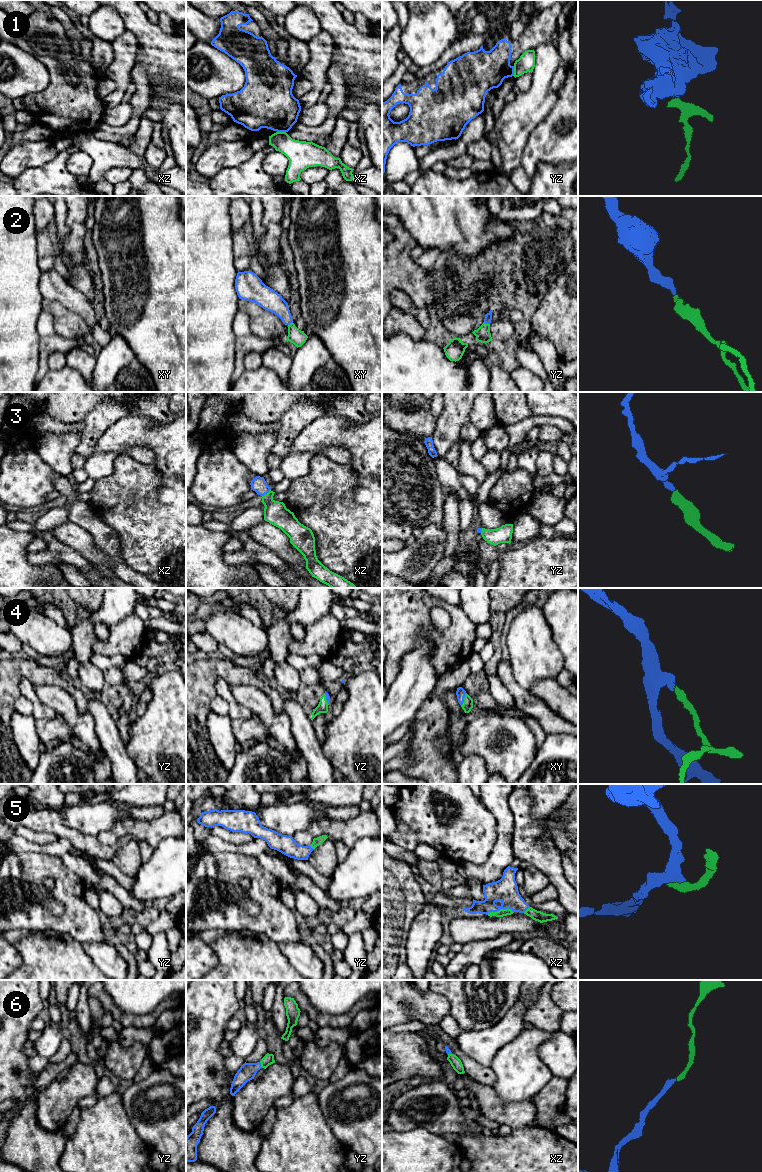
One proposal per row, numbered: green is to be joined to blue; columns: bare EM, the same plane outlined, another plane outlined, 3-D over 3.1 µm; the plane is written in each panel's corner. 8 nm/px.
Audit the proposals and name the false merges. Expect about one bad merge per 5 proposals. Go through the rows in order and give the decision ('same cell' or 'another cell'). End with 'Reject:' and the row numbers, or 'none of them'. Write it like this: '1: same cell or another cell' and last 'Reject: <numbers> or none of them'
1: another cell
2: same cell
3: same cell
4: same cell
5: same cell
6: same cell
Reject: 1

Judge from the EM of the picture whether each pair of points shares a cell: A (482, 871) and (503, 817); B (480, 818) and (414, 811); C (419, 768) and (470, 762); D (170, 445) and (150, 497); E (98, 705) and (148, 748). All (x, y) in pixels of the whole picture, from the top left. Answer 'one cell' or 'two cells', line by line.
A: one cell
B: one cell
C: two cells
D: two cells
E: two cells

